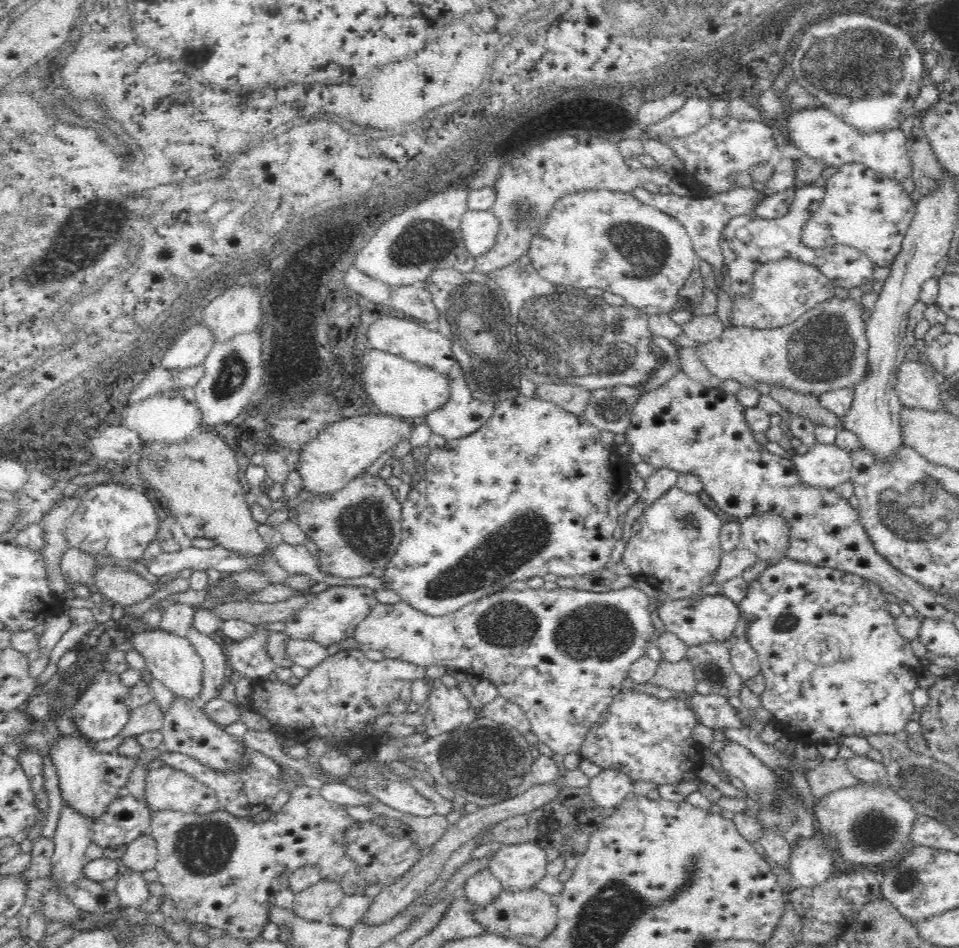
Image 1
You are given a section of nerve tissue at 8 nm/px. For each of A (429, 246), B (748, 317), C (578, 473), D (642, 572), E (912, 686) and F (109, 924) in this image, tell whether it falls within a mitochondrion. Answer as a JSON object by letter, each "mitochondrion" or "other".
{"A":"mitochondrion","B":"other","C":"other","D":"other","E":"other","F":"other"}

